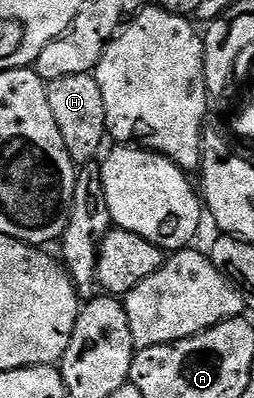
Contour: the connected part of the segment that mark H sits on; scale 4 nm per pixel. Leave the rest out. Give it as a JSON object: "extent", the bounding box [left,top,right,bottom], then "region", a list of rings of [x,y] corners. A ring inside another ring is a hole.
{"extent":[46,74,108,165],"region":[[[72,74],[68,78],[56,78],[47,83],[46,93],[48,106],[52,106],[52,115],[56,117],[56,126],[60,126],[60,138],[64,138],[64,146],[68,146],[68,154],[75,165],[97,161],[103,151],[102,143],[107,143],[108,140],[104,94],[100,94],[97,78],[92,74]]]}

